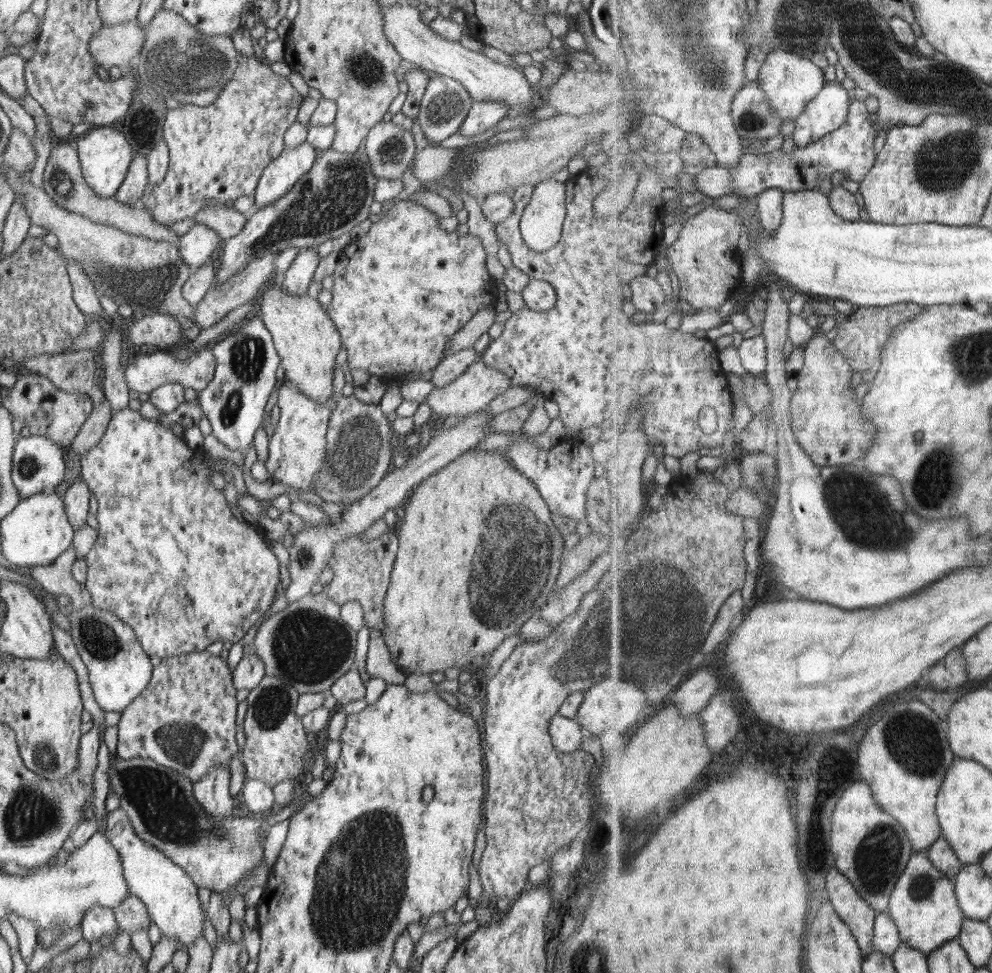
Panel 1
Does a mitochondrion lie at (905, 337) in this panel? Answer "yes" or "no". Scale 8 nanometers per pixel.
no

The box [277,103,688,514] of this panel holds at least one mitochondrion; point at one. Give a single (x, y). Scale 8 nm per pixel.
(356, 439)

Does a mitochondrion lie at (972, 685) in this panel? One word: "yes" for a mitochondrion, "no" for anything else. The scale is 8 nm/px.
no

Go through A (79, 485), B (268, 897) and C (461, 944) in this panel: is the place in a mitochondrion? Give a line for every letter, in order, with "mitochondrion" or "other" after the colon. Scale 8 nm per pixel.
A: other
B: other
C: other

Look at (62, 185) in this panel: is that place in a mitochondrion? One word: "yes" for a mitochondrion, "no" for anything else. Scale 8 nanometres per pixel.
yes

